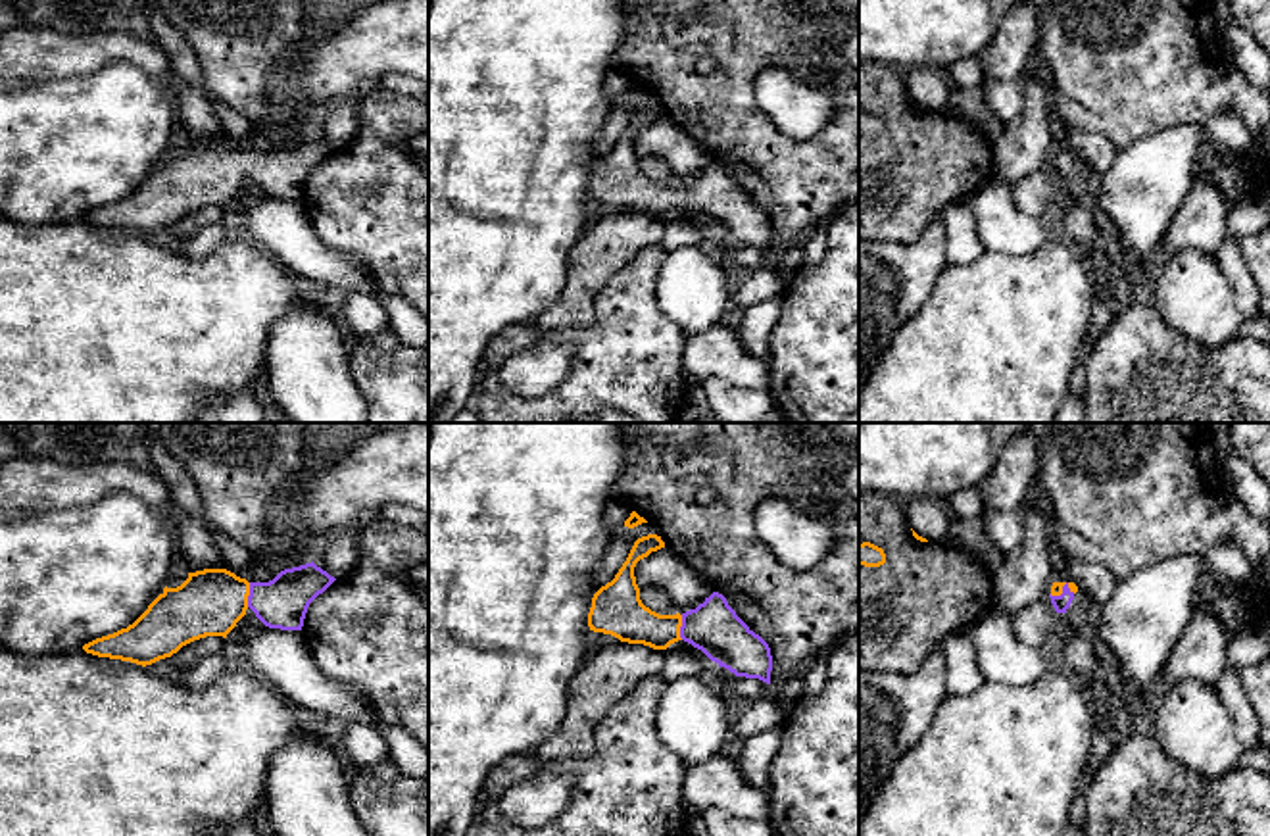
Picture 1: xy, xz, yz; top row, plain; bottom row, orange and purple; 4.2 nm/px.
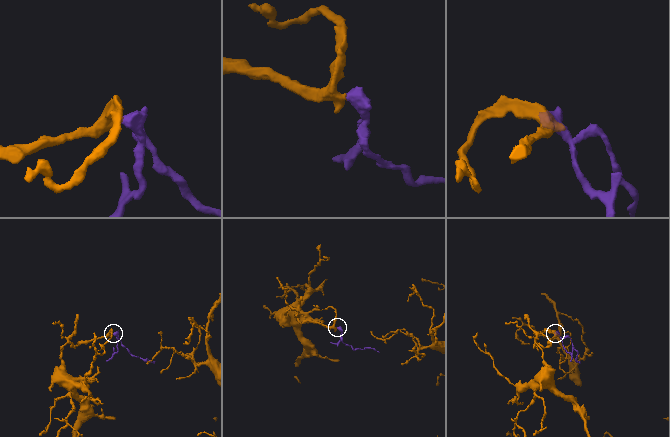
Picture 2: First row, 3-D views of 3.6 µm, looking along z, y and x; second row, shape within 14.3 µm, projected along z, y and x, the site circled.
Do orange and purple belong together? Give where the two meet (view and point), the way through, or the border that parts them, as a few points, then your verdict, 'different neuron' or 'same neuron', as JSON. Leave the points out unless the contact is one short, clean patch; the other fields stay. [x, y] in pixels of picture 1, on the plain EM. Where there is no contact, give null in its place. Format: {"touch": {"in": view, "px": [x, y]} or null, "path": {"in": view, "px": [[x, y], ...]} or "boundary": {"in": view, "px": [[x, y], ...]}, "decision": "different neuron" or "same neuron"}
{"touch": {"in": "xy", "px": [248, 164]}, "path": {"in": "xy", "px": [[210, 172], [233, 164], [248, 164], [283, 172]]}, "decision": "same neuron"}

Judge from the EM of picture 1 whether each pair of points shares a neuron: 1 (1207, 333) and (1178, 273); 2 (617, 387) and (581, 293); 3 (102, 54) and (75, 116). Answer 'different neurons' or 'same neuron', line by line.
1: same neuron
2: different neurons
3: different neurons

